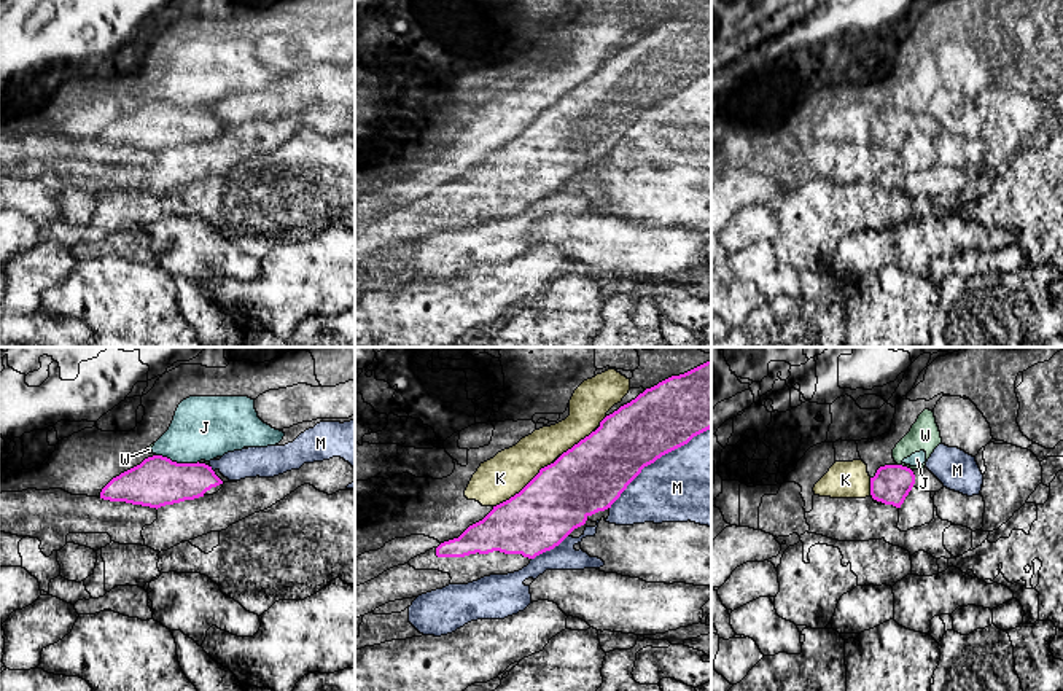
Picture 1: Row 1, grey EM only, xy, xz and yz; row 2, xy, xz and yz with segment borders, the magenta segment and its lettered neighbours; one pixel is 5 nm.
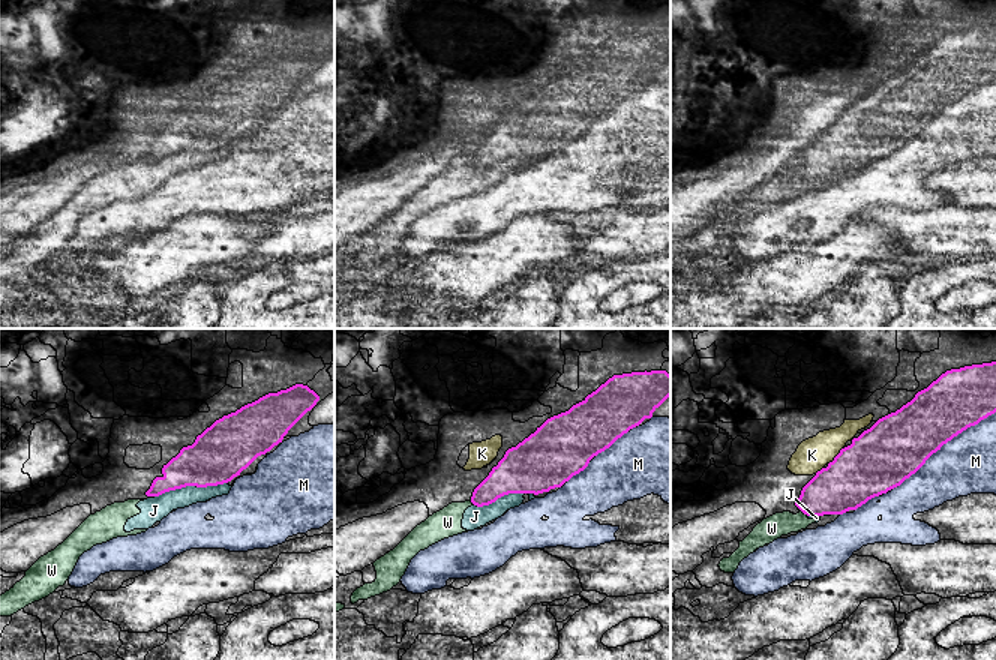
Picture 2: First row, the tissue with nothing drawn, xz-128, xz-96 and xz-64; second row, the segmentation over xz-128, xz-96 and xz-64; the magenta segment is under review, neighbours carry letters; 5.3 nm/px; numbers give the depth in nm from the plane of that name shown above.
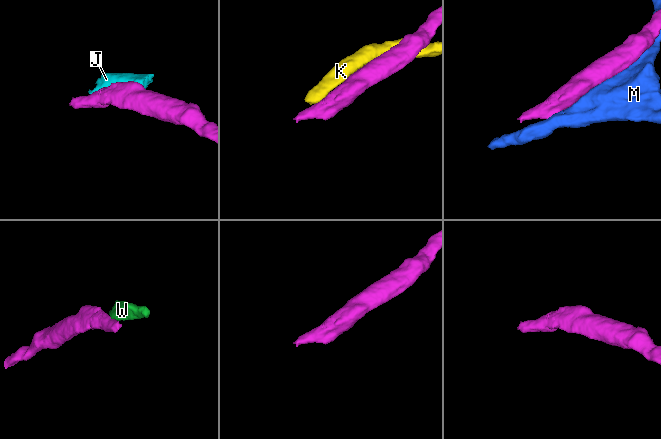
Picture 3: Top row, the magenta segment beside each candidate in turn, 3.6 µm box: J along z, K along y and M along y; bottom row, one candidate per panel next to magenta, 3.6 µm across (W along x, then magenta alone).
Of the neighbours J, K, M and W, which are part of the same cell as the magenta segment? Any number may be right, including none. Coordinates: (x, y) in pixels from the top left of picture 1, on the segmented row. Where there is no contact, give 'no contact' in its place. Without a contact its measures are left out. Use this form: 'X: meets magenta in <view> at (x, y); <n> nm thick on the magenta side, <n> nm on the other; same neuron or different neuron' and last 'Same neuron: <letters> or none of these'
J: meets magenta in xy at (175, 462); 260 nm thick on the magenta side, 320 nm on the other; different neuron
K: meets magenta in xz at (524, 487); 340 nm thick on the magenta side, 220 nm on the other; different neuron
M: meets magenta in xz at (656, 459); 340 nm thick on the magenta side, 400 nm on the other; different neuron
W: meets magenta in yz at (904, 467); 190 nm thick on the magenta side, 150 nm on the other; different neuron
Same neuron: none of these

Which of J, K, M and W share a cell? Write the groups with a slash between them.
J W / K / M

